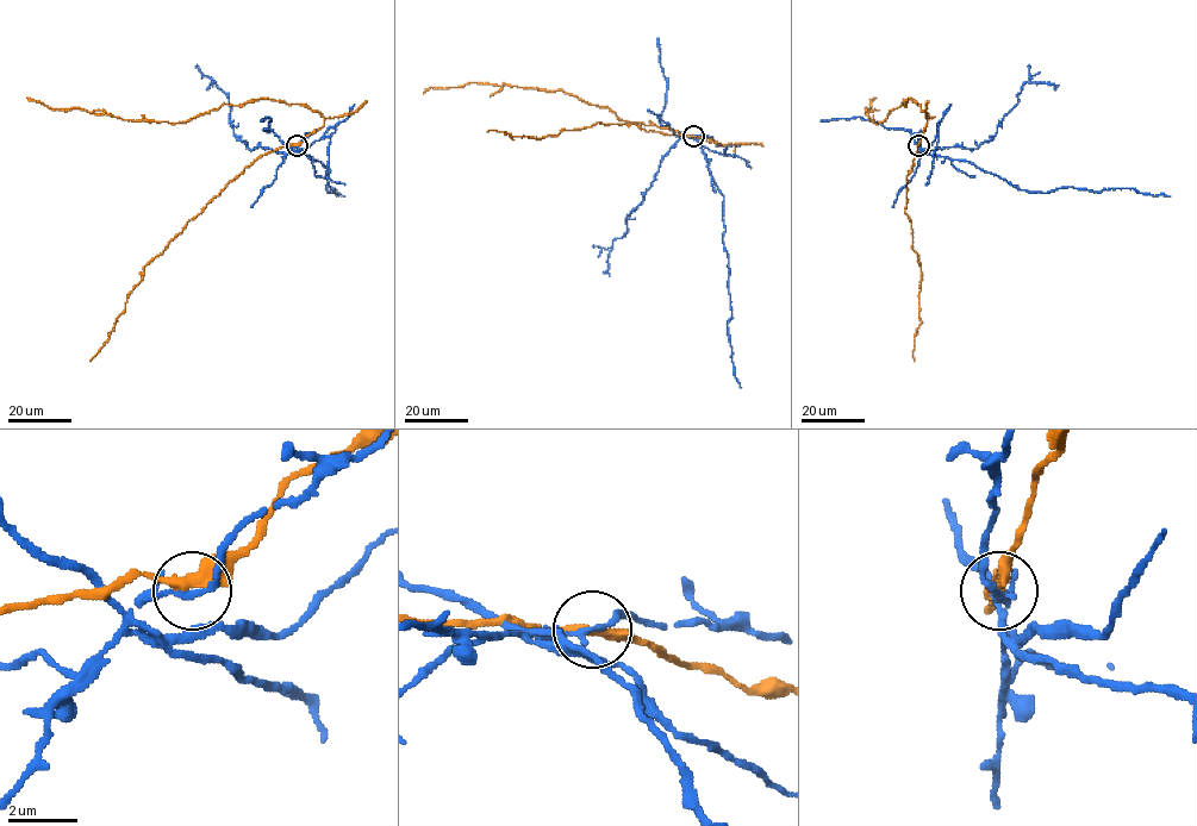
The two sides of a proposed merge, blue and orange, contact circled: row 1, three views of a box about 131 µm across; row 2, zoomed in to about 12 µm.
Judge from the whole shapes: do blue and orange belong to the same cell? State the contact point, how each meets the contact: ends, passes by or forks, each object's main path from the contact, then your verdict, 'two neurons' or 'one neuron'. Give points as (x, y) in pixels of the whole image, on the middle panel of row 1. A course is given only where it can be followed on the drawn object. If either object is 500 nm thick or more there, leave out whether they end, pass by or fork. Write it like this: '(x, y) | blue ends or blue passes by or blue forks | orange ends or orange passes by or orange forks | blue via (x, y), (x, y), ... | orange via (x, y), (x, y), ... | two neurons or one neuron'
(693, 136) | blue passes by | orange passes by | blue via (693, 136), (689, 136), (698, 142), (723, 196), (722, 243), (731, 314), (727, 332), (734, 375), (741, 388) | orange via (693, 136), (653, 124), (621, 120), (608, 107), (562, 89), (469, 82), (424, 93) | two neurons

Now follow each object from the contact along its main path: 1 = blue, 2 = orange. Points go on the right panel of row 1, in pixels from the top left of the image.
1: (918, 145), (924, 154), (965, 160), (1028, 192), (1127, 187), (1171, 195)
2: (918, 145), (928, 116), (920, 104), (910, 98), (877, 123), (865, 107), (870, 108), (876, 97)

